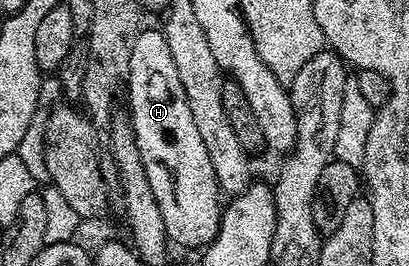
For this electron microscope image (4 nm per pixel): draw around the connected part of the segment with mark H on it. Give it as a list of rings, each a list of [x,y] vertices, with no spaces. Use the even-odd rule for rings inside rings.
[[[143,29],[139,33],[135,49],[131,49],[127,91],[128,87],[127,115],[133,125],[137,148],[143,157],[143,169],[147,173],[147,181],[151,185],[151,191],[155,193],[155,201],[159,201],[159,213],[163,213],[165,237],[170,244],[176,246],[178,243],[181,247],[204,249],[219,233],[223,192],[217,183],[215,169],[211,169],[211,157],[207,157],[207,145],[203,145],[203,137],[199,137],[199,128],[195,126],[195,117],[191,117],[191,105],[187,105],[187,93],[183,93],[183,81],[179,81],[175,61],[171,58],[171,45],[167,45],[164,30]]]

